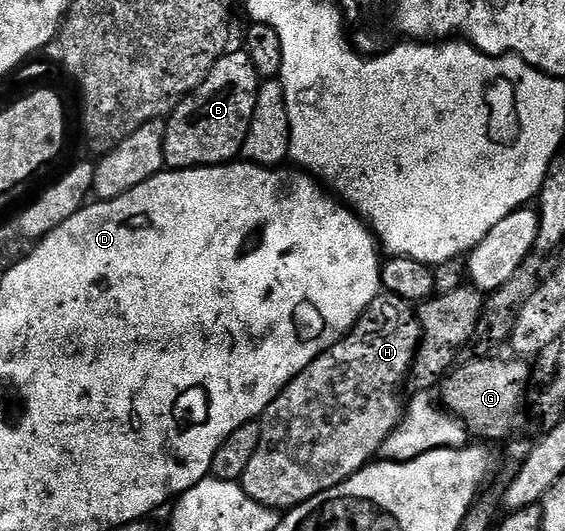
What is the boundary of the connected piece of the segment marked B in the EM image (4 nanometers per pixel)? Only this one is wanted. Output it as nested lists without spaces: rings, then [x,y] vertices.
[[[230,49],[207,72],[203,84],[195,88],[181,103],[173,109],[165,122],[165,140],[163,156],[165,165],[171,170],[198,170],[204,166],[224,166],[234,161],[241,154],[243,144],[247,140],[247,128],[251,128],[251,116],[255,116],[255,100],[257,89],[262,79],[255,64],[251,64],[251,56],[244,49]]]

